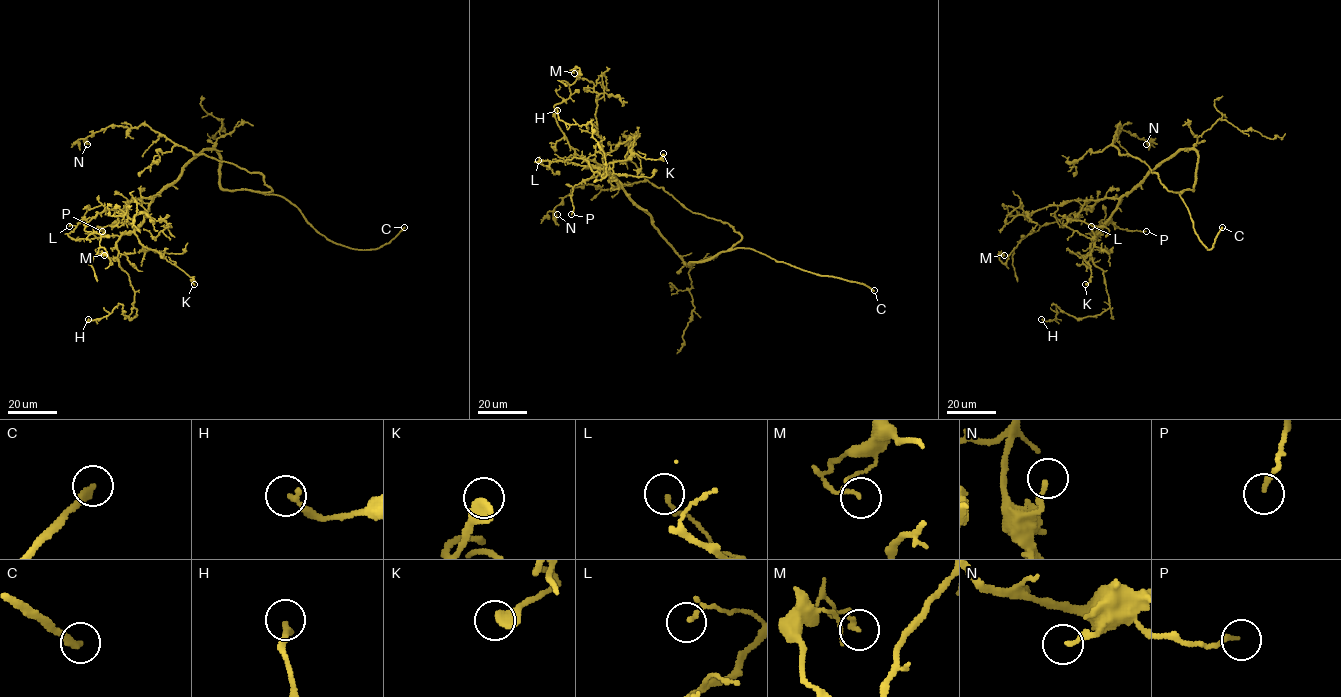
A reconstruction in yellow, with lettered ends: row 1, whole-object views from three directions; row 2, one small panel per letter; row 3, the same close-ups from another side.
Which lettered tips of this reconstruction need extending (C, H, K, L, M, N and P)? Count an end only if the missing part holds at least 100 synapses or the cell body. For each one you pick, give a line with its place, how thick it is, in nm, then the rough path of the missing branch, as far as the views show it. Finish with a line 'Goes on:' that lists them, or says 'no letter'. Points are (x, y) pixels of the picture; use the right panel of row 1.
C: at (1222, 227); 280 nm thick; missing branch runs (1222, 227), (1230, 210), (1217, 192), (1217, 182), (1225, 167), (1221, 154)
Goes on: C

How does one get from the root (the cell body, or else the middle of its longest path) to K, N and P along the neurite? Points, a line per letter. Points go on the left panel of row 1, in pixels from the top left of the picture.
K: (213, 149), (204, 149), (152, 199), (134, 233), (144, 246), (191, 277), (194, 284)
N: (213, 149), (223, 188), (272, 190), (261, 174), (194, 154), (144, 124), (109, 126), (88, 136), (87, 144)
P: (213, 149), (204, 149), (183, 168), (182, 174), (152, 199), (136, 227), (125, 221), (114, 222), (102, 231)

